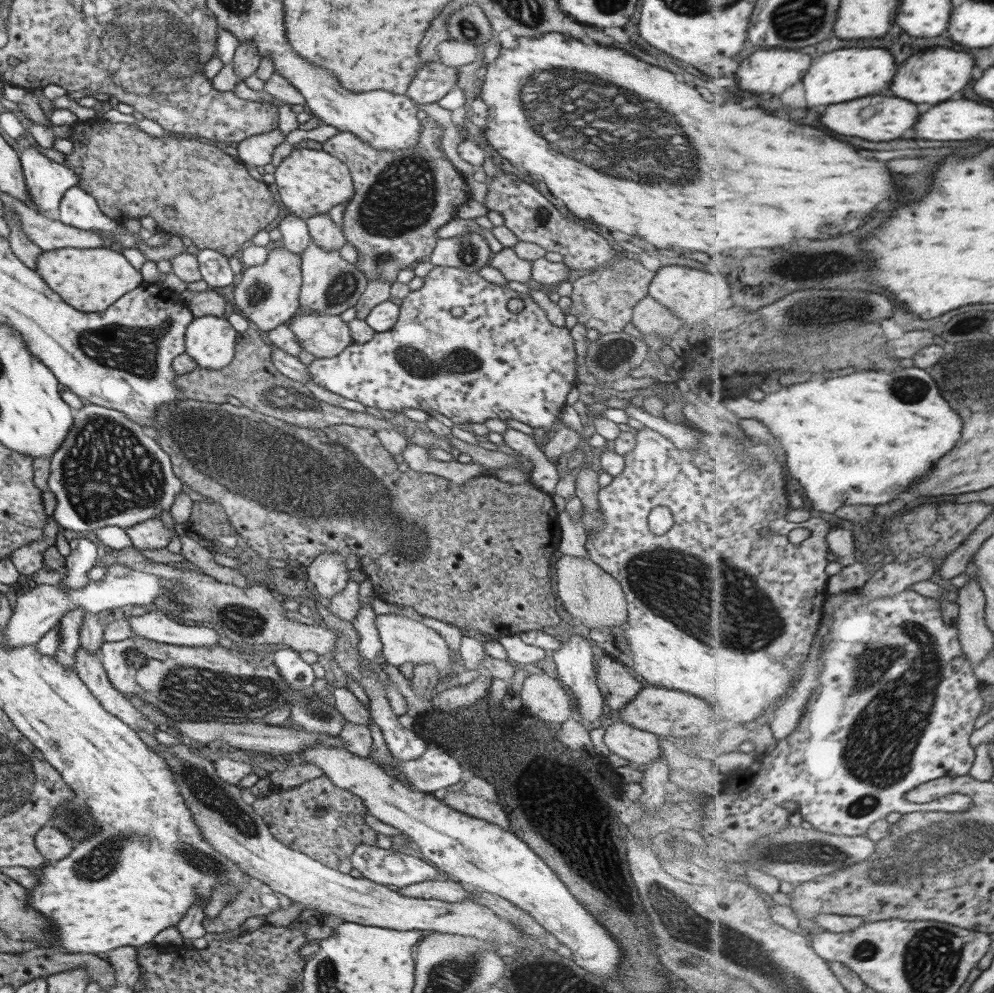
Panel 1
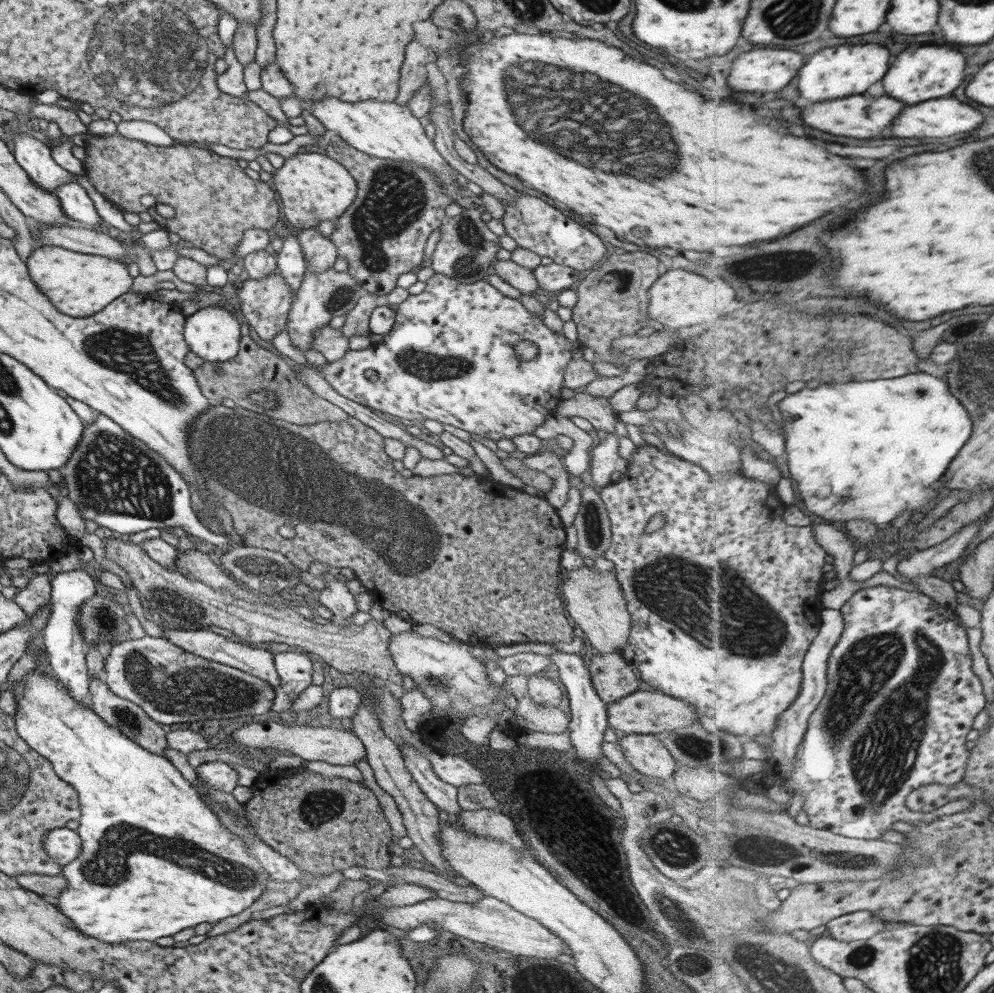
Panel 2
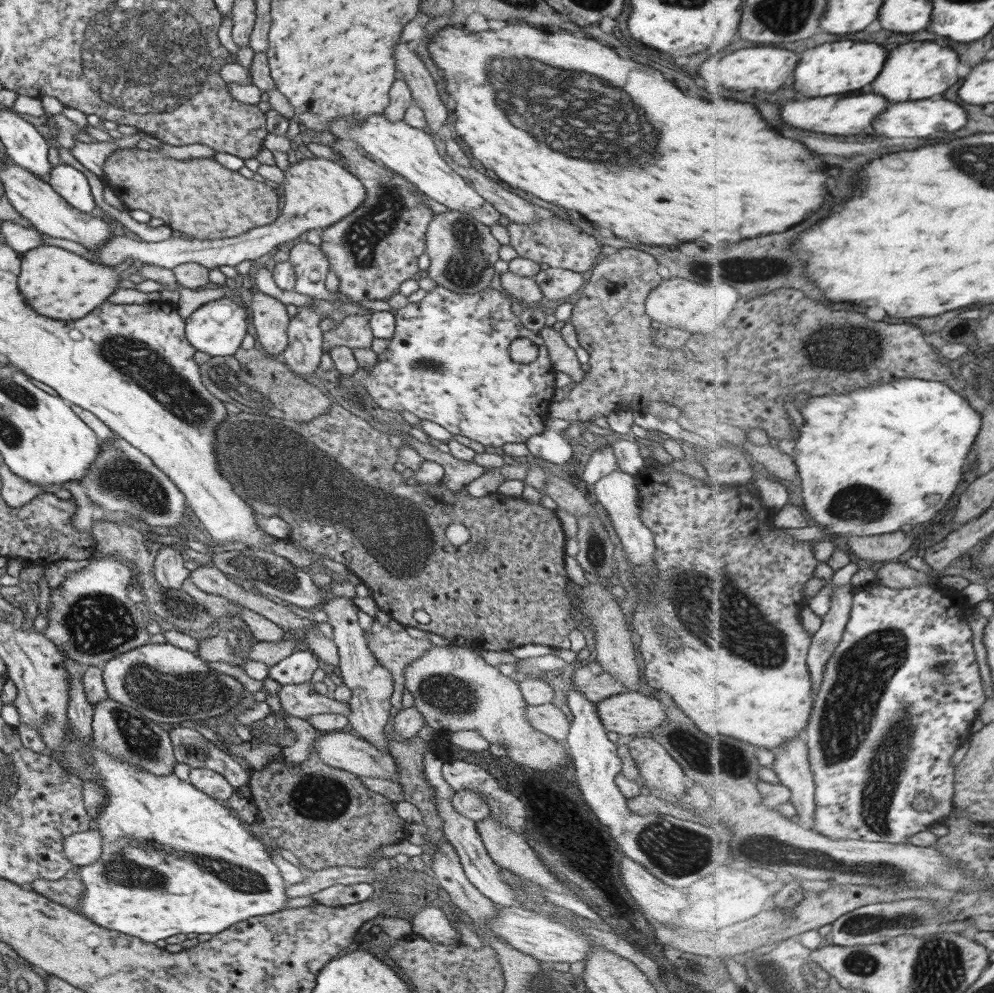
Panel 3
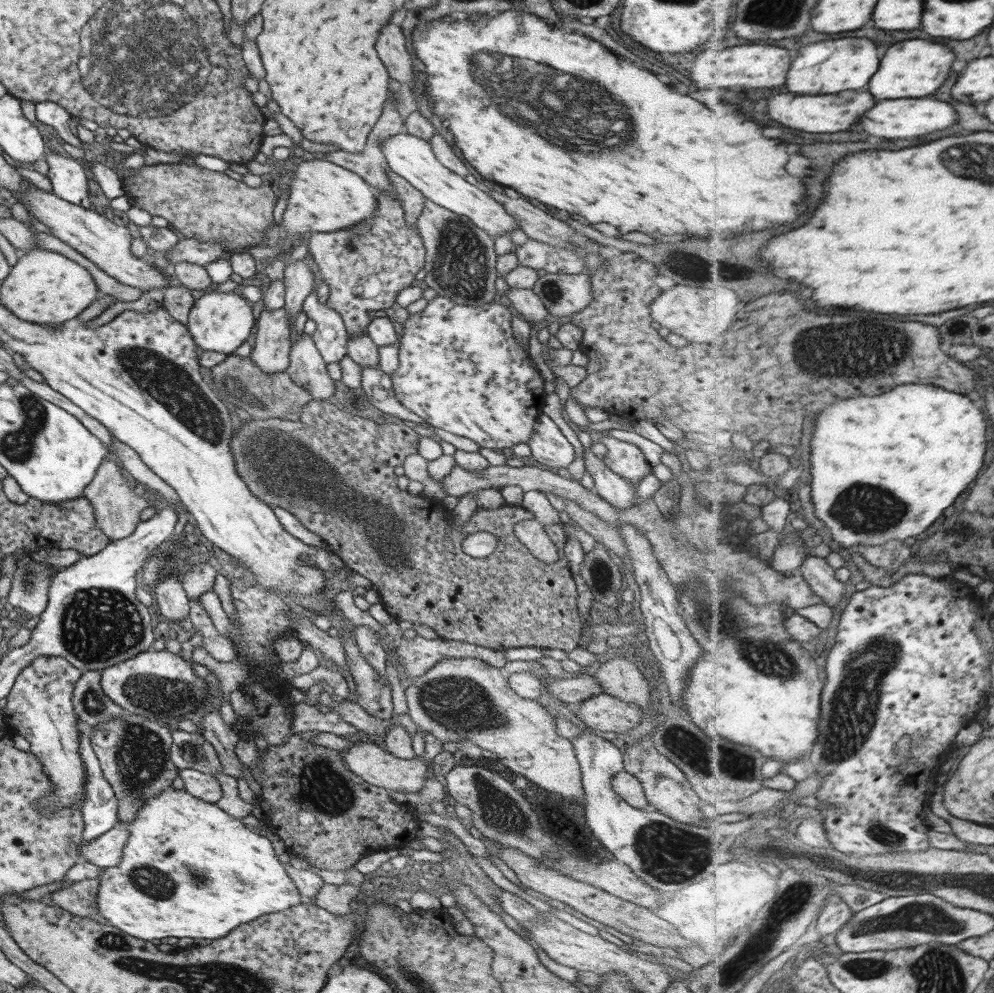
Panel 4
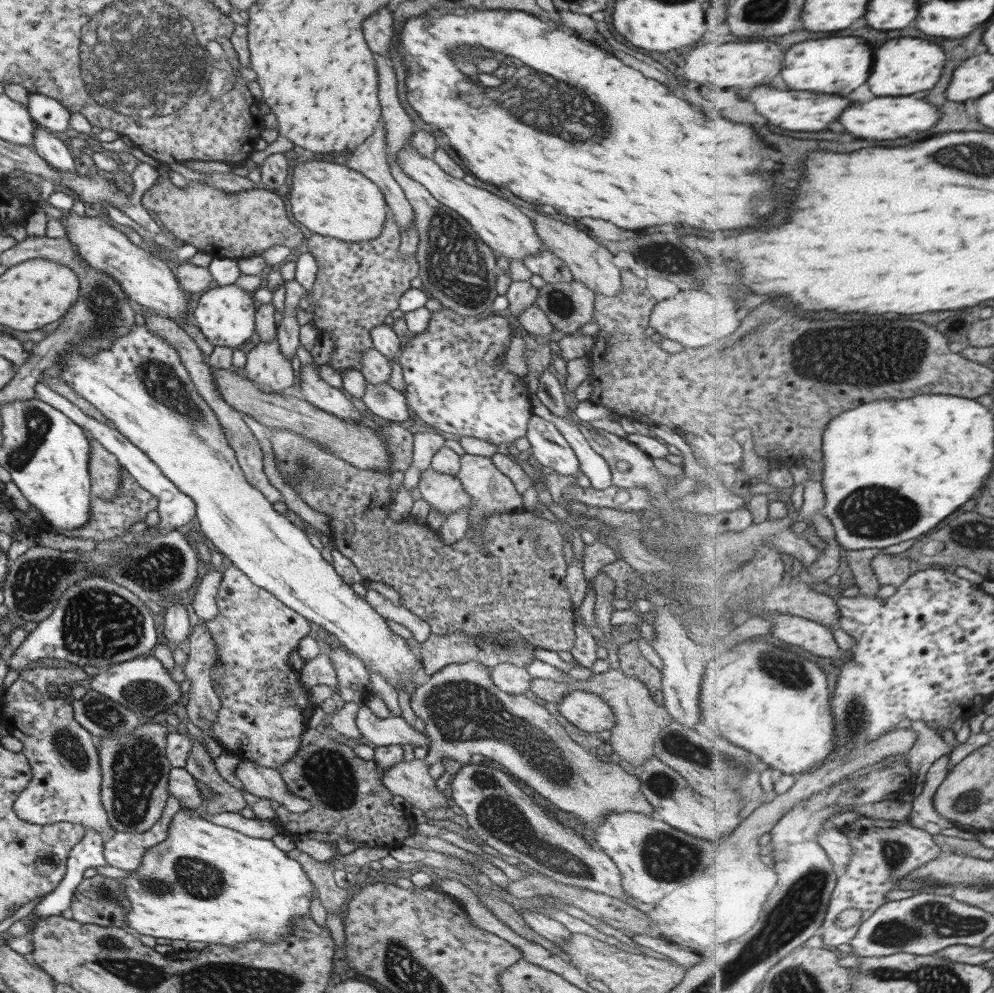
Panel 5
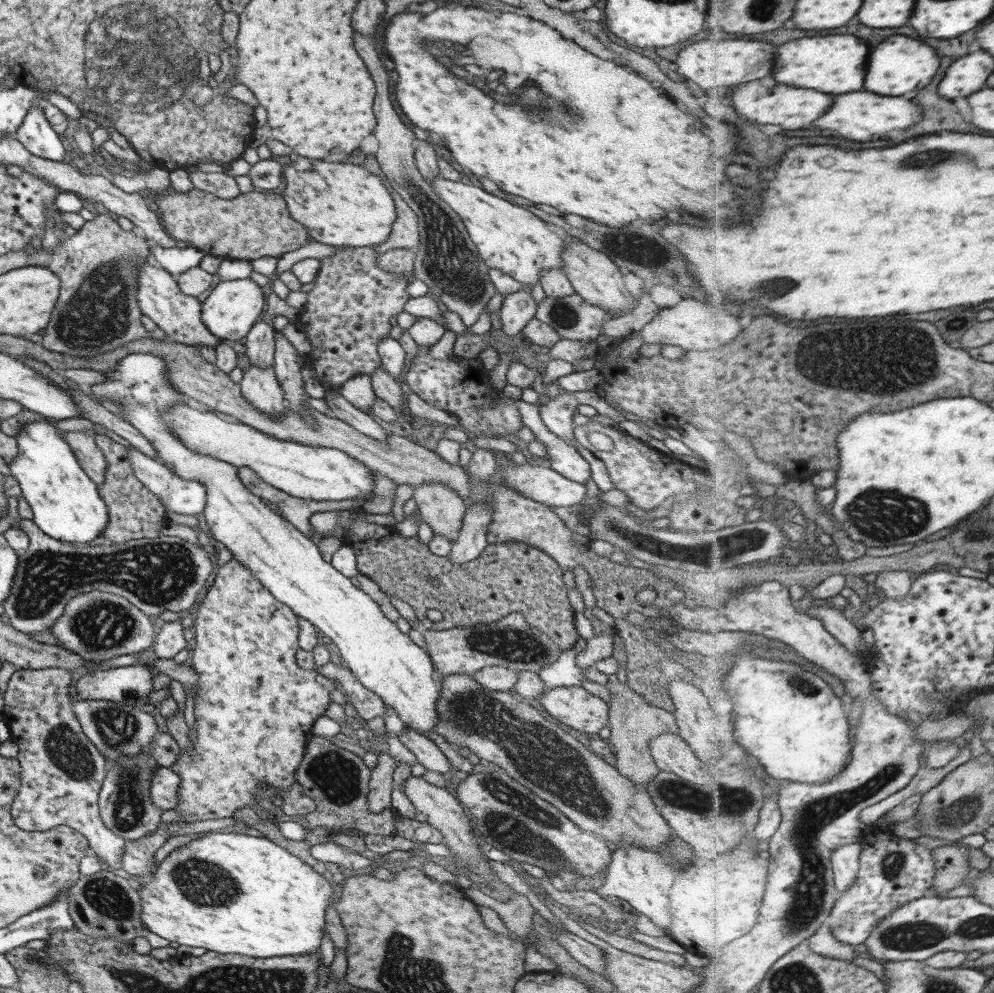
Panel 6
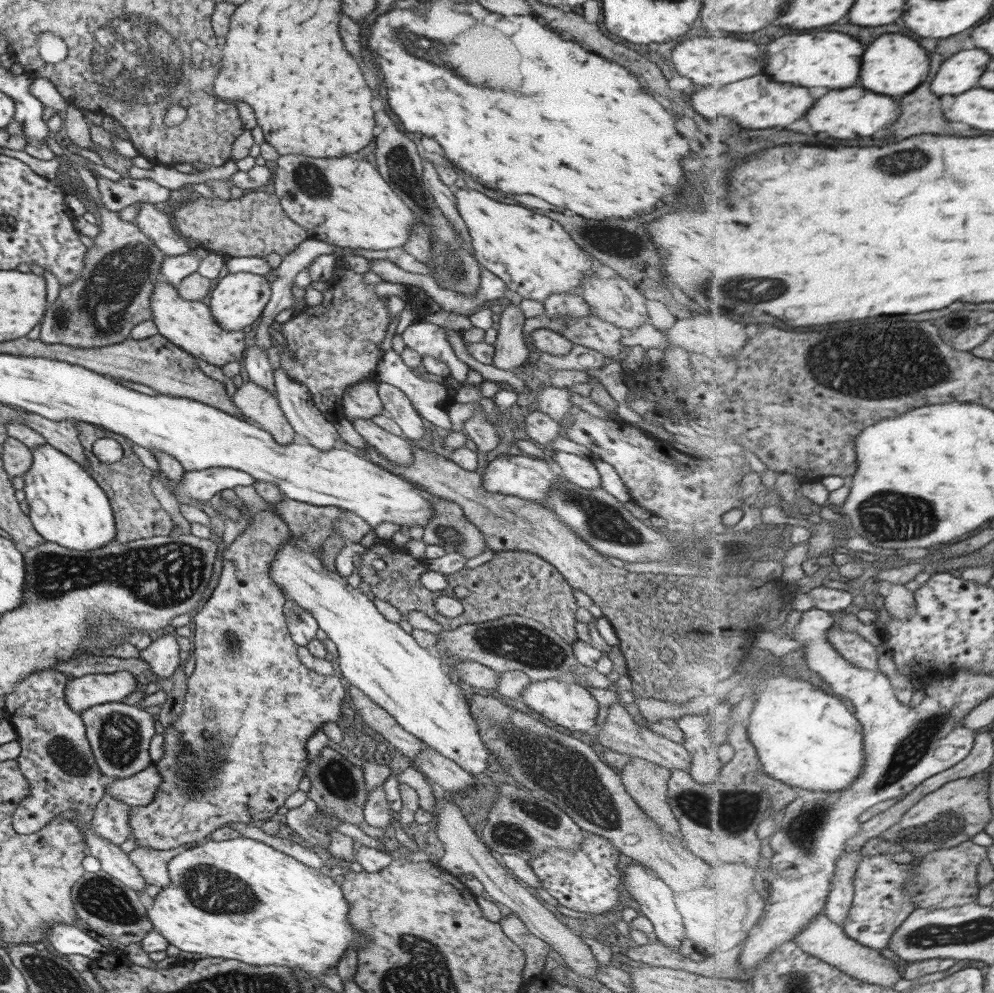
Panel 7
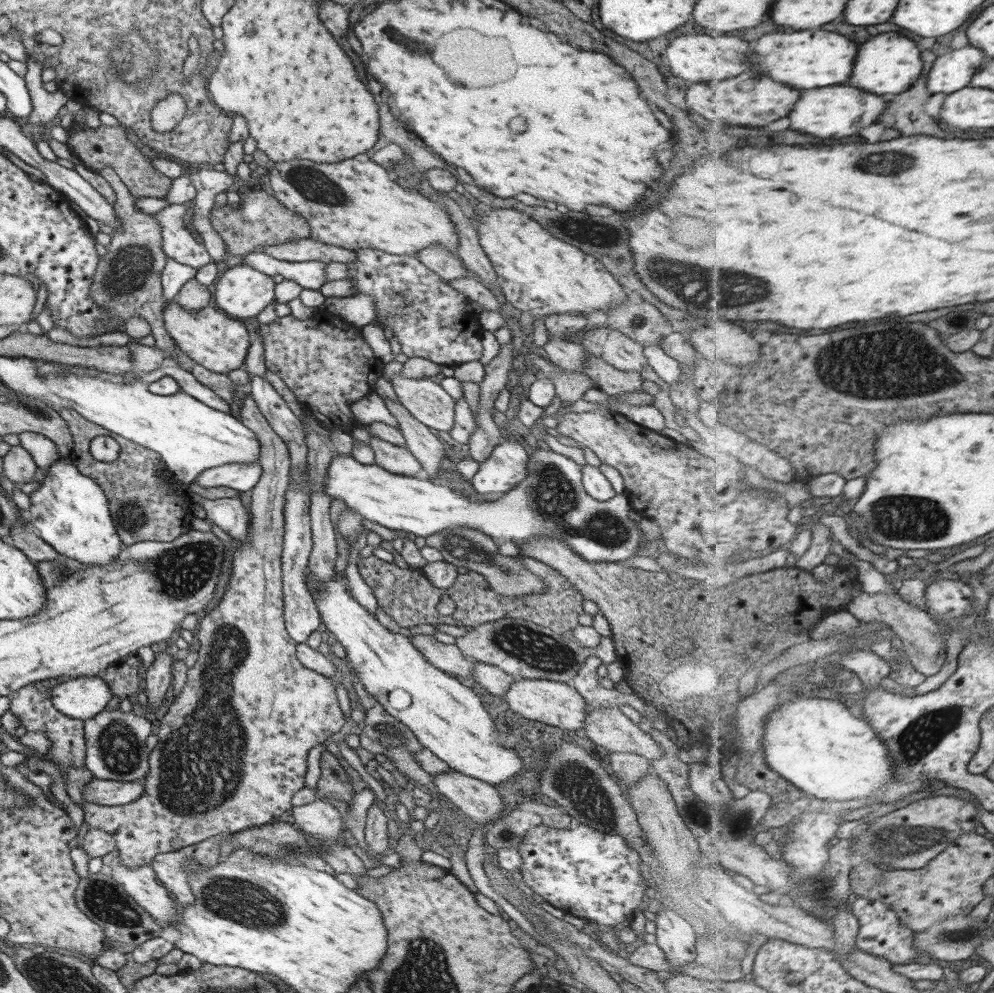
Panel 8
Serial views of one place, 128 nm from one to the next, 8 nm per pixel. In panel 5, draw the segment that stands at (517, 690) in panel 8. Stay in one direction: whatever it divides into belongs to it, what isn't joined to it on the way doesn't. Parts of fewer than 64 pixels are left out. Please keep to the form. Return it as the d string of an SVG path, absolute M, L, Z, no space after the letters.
M571 689L556 703L563 718L580 730L599 733L616 726L614 709L598 694Z

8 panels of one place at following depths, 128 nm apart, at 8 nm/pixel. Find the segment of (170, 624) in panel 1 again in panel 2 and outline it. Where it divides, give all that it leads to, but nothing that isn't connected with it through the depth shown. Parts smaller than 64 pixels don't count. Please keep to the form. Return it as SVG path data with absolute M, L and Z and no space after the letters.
M162 627L161 629L163 637L180 648L197 654L206 660L225 664L247 672L248 674L252 674L252 676L266 680L266 682L269 682L274 688L279 688L279 676L275 669L273 654L266 648L253 648L250 645L246 645L244 642L238 643L227 640L224 636L210 631L208 628L201 628L200 630L180 630Z

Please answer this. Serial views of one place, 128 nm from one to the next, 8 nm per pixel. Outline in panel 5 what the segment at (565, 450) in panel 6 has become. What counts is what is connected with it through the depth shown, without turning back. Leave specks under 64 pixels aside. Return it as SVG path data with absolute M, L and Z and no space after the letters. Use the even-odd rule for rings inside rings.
M532 415L530 417L527 430L528 438L532 442L530 451L532 457L537 461L538 466L546 466L556 471L558 475L572 476L573 478L579 478L580 462L575 456L573 448L566 442L566 454L562 454L562 442L564 438L560 436L560 444L543 441L542 434L546 431L544 420L542 417ZM562 455L566 455L566 460L559 460Z

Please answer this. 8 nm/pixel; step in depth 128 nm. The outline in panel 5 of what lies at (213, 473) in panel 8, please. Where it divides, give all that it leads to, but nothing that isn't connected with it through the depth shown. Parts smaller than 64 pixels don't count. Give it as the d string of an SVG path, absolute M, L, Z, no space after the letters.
M39 382L35 386L35 393L37 398L41 401L47 402L50 406L57 408L63 412L68 418L71 418L76 424L79 424L86 430L91 438L96 439L108 452L114 454L118 463L142 486L147 492L150 492L156 500L158 500L157 511L160 514L160 522L155 526L158 531L173 531L174 529L183 528L191 523L191 520L196 516L196 505L188 495L178 491L178 488L168 478L162 475L160 468L152 463L148 456L144 455L140 448L134 446L118 429L105 425L103 422L96 420L94 417L89 417L84 414L78 406L72 404L68 399L60 396L57 392L50 390L49 386Z

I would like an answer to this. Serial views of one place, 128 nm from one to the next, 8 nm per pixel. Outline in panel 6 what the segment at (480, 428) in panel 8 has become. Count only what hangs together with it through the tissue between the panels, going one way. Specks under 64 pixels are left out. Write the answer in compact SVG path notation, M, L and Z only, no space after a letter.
M522 288L507 294L498 313L502 330L516 341L521 339L523 328L535 317L536 311L537 303L532 293Z

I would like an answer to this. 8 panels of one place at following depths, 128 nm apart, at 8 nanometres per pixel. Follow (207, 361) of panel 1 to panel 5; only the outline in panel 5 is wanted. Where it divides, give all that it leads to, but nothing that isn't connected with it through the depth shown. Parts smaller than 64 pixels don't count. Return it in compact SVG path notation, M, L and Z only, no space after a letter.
M232 284L204 291L204 294L198 298L198 306L191 312L196 326L210 344L215 347L235 348L244 344L254 334L257 303L253 293Z

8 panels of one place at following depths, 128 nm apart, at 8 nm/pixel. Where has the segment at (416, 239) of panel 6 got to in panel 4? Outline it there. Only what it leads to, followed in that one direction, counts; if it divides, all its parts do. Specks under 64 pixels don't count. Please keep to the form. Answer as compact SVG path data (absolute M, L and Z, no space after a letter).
M386 105L380 119L368 135L368 142L362 152L349 153L338 149L324 153L327 161L360 175L372 188L380 193L390 193L397 198L387 175L389 164L379 144L388 137L401 132L404 127L402 116L393 105Z

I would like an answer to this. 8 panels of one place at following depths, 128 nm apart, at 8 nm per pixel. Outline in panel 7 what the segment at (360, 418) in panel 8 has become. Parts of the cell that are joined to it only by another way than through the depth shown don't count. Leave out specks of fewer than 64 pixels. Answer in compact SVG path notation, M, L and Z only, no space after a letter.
M371 379L349 386L343 394L343 409L350 422L357 418L371 419L386 413L377 393L376 380Z

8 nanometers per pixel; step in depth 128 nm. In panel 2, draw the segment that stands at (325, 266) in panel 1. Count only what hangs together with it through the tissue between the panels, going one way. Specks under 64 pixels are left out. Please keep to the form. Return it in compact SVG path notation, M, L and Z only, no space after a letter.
M334 267L327 268L324 272L315 273L310 269L305 269L305 273L295 294L295 301L292 301L289 317L287 320L287 330L290 333L292 344L298 347L303 353L310 350L312 335L318 327L328 324L334 316L346 315L358 299L366 291L357 285L357 280L348 272L337 272Z

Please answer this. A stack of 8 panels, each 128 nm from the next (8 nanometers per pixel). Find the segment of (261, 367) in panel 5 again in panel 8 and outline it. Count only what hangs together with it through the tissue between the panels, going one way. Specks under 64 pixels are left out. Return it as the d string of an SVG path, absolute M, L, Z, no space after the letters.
M248 395L240 408L241 421L253 433L256 433L257 440L261 446L260 465L262 465L262 478L255 488L249 493L250 500L250 528L248 528L248 542L240 544L232 554L232 576L228 582L228 590L224 592L222 600L211 612L208 612L197 624L197 638L200 643L198 660L187 671L187 681L180 695L174 699L169 706L169 711L162 718L160 728L158 728L158 744L151 749L149 754L149 767L147 776L144 778L145 789L135 802L120 805L99 805L94 802L81 802L85 812L85 820L89 828L104 829L116 839L116 846L120 855L116 858L122 861L127 867L133 869L137 866L151 864L156 854L180 850L185 846L192 846L202 842L204 839L216 836L220 833L238 833L254 826L270 824L276 818L282 816L284 812L293 807L292 797L296 791L302 790L304 786L304 776L308 770L306 759L312 747L321 743L329 742L332 735L342 730L346 722L338 696L336 695L336 685L326 675L319 674L314 670L304 667L297 657L297 642L289 635L285 627L283 617L283 580L282 580L282 549L284 539L284 495L288 487L290 476L290 456L288 445L280 438L280 435L270 426L265 416L260 412L254 397Z

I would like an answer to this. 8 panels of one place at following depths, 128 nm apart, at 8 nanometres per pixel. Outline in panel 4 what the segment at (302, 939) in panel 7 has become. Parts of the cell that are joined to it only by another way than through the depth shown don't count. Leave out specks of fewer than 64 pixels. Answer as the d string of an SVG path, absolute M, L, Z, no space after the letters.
M170 785L159 795L146 799L139 811L136 811L133 821L129 823L118 822L117 826L124 827L129 832L129 837L123 853L121 861L115 867L102 867L102 874L99 876L99 887L97 892L97 909L108 924L123 930L125 934L144 941L161 940L162 938L206 938L210 940L224 938L226 934L230 934L237 926L244 923L255 921L258 917L264 917L265 914L279 913L291 906L299 905L302 894L296 888L287 870L284 868L283 862L272 849L270 839L258 835L245 827L241 820L235 819L231 814L222 810L216 803L206 802L201 798L191 795L186 789L176 789Z

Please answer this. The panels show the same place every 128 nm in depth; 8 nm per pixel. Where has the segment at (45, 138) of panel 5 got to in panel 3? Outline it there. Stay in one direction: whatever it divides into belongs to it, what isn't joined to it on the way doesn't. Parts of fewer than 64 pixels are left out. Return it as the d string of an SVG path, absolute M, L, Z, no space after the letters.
M60 163L53 167L46 181L69 205L82 212L97 212L88 179L80 170Z

